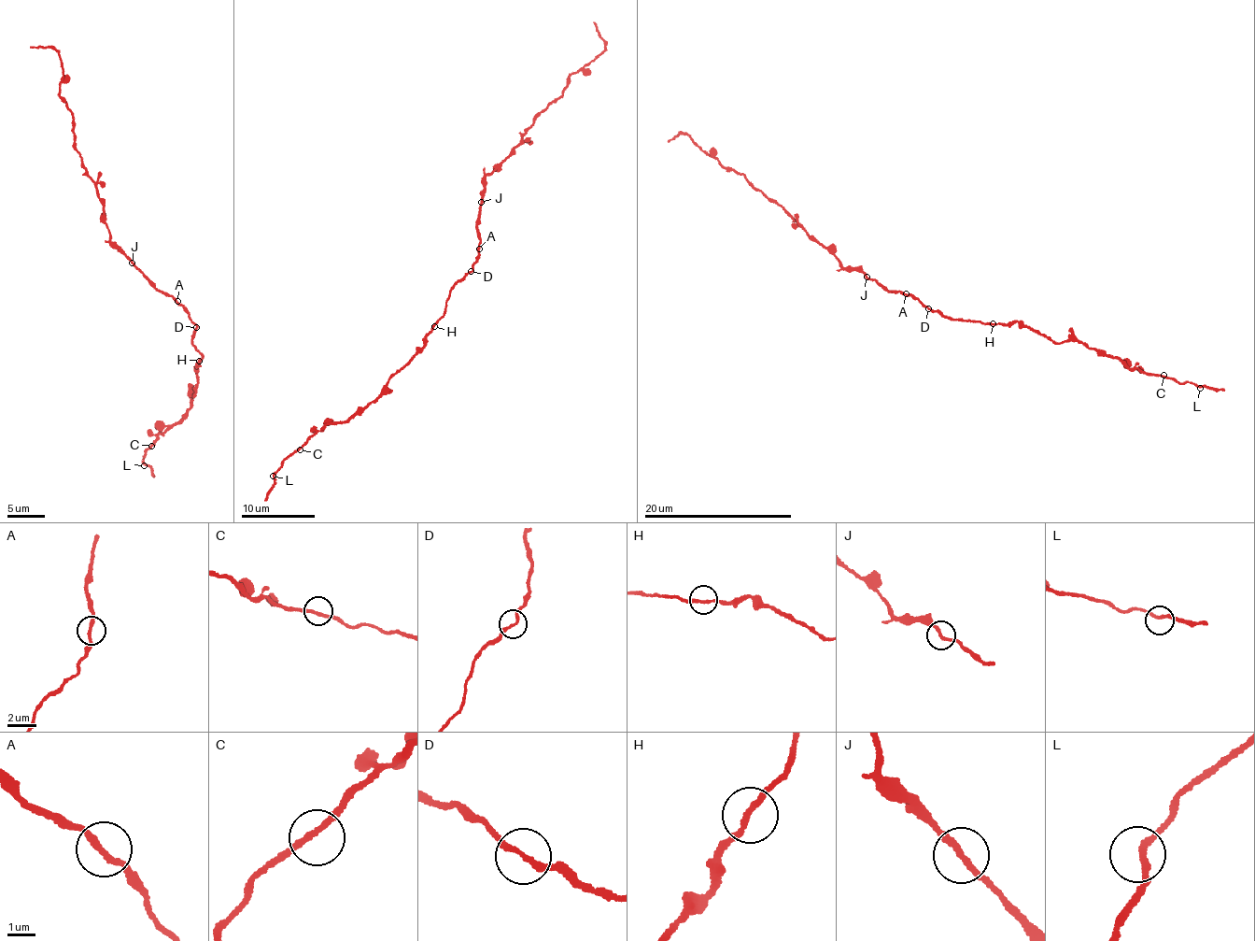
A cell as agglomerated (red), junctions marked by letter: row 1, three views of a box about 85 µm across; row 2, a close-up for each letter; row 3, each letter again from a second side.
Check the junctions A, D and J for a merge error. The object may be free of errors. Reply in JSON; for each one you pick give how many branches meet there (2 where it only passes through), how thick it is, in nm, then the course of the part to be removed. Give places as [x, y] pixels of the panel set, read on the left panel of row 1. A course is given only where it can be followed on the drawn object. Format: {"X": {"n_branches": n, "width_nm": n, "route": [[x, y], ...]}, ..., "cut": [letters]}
{"D": {"n_branches": 2, "width_nm": 200, "route": [[197, 327], [193, 345], [202, 358], [196, 395], [180, 420], [158, 433], [147, 448], [144, 461], [154, 477]]}, "cut": ["D"]}

